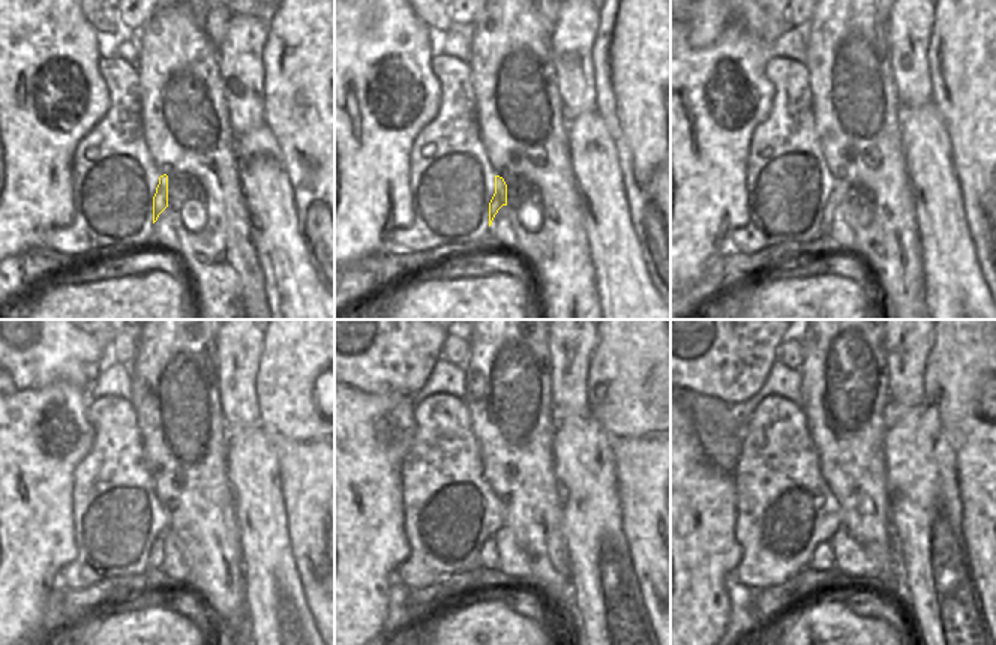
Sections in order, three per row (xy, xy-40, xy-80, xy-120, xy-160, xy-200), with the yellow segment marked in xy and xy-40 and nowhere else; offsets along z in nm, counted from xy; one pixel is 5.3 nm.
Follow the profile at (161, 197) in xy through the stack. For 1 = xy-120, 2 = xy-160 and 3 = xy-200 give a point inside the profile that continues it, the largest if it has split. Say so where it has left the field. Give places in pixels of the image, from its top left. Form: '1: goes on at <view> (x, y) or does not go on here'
1: goes on at xy-120 (155, 557)
2: goes on at xy-160 (489, 552)
3: goes on at xy-200 (822, 558)

